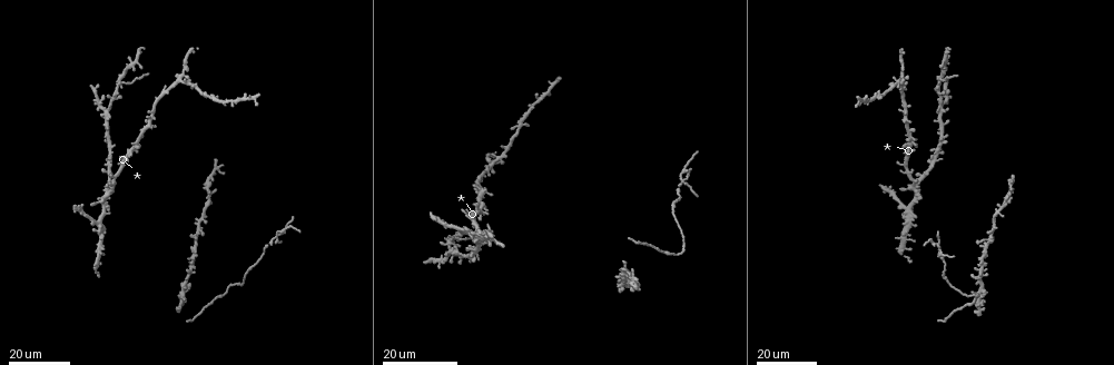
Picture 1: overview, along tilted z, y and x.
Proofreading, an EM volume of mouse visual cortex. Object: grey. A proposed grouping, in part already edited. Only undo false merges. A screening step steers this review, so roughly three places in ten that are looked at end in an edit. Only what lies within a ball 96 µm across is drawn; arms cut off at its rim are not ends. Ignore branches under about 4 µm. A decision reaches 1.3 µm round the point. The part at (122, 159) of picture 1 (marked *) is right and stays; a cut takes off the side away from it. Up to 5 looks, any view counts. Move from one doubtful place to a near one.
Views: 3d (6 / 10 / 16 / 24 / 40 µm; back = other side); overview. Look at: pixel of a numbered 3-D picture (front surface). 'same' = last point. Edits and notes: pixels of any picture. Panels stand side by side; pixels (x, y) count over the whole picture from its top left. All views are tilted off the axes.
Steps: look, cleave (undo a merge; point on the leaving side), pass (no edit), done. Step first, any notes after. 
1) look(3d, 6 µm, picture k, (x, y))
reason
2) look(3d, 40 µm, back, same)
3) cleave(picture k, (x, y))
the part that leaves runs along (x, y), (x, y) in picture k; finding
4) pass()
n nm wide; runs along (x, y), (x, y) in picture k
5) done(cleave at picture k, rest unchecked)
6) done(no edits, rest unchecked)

look(3d, 24 µm, picture 1, (907, 238))

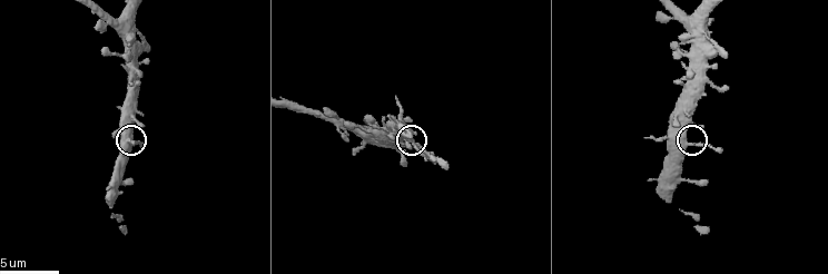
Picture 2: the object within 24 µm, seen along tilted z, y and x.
look(3d, 6 µm, picture 2, (687, 143))
zoom in

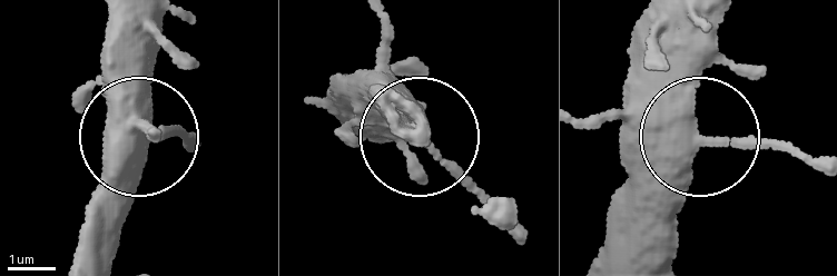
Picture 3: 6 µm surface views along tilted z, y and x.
pass()
350 nm wide; runs along (717, 22), (695, 94), (699, 129), (810, 154) in picture 3; all the same neuron

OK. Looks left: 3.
look(3d, 24 µm, picture 1, (914, 188))

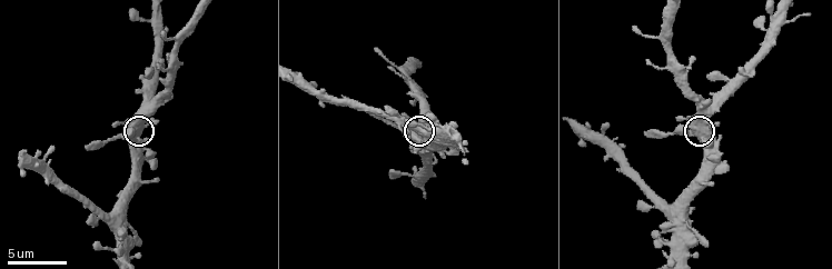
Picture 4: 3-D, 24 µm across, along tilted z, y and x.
look(3d, 6 µm, picture 4, (697, 135))

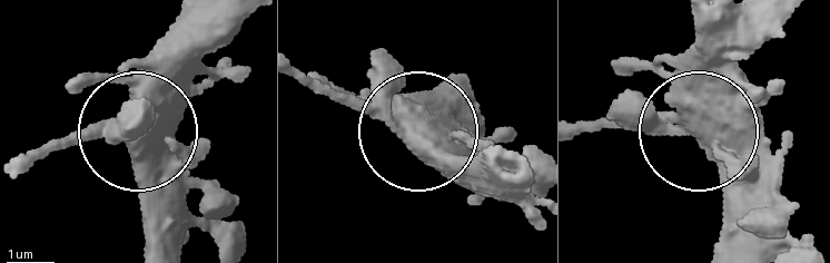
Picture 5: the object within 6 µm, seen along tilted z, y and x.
pass()
one neuron here

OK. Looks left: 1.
done(no edits, rest unchecked)

